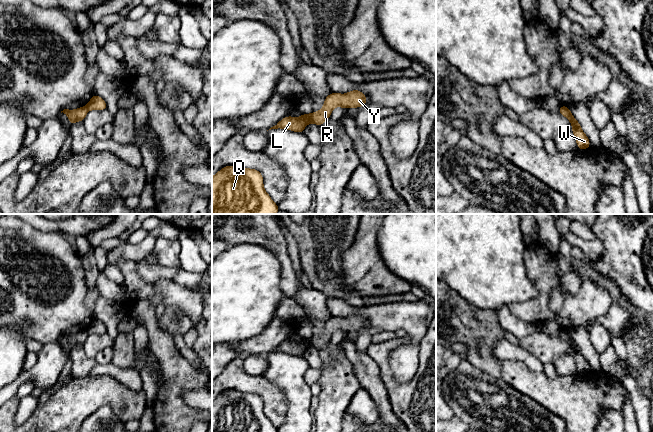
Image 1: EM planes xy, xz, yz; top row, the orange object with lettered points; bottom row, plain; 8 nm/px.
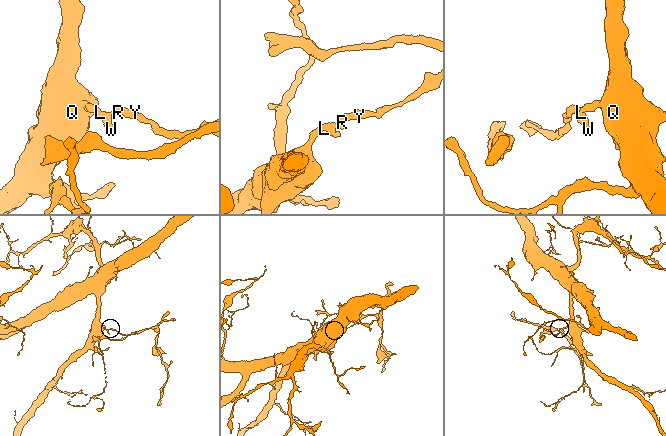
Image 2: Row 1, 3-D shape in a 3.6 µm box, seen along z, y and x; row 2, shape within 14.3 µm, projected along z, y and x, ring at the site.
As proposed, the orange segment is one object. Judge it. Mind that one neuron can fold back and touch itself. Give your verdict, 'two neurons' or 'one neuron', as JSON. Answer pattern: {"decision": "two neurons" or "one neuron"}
{"decision": "two neurons"}

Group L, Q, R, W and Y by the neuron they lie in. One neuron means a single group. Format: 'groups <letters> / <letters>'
groups L Q W / R Y

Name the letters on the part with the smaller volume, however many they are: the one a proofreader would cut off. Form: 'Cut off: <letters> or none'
Cut off: R, Y

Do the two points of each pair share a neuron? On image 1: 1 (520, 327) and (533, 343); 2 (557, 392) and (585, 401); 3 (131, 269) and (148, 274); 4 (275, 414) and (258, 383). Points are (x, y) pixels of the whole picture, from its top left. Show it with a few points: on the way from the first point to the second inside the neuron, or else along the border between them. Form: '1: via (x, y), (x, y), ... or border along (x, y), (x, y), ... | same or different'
1: border along (542, 329), (520, 339) | different
2: via (564, 396), (578, 399) | same
3: border along (135, 263), (137, 274), (141, 278), (156, 282) | different
4: via (275, 406), (274, 399), (266, 391) | same

